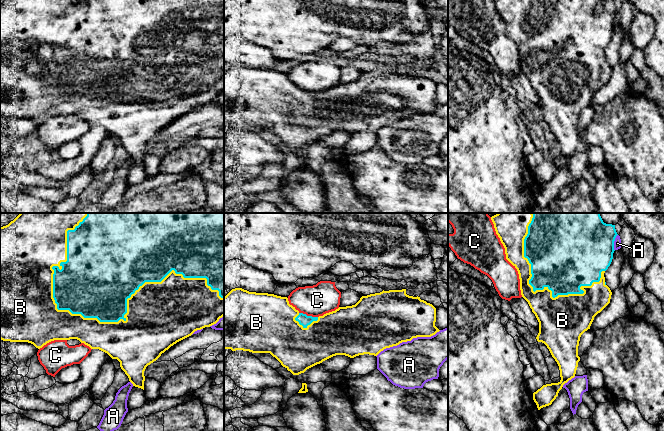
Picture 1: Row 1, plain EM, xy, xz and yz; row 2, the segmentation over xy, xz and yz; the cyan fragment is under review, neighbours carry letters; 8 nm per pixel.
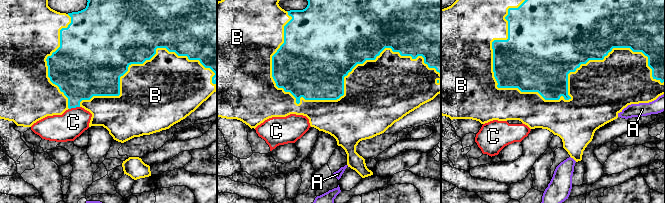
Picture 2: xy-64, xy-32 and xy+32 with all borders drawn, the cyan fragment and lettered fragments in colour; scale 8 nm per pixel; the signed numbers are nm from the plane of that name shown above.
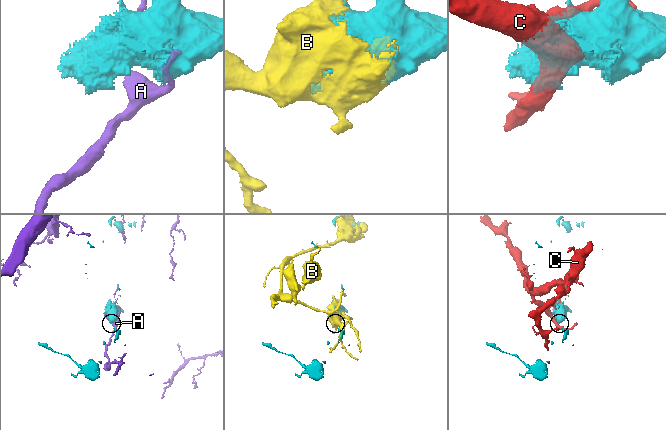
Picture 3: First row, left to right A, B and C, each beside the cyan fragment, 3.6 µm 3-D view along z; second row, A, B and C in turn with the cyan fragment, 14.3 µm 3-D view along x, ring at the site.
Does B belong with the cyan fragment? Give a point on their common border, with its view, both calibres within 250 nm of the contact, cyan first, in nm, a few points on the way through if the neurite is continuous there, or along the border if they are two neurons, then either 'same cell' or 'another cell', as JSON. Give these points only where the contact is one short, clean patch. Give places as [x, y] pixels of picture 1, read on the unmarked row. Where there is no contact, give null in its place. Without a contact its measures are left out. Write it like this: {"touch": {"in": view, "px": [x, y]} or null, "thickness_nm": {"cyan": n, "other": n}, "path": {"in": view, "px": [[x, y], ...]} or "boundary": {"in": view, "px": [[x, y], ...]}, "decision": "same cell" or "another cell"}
{"touch": {"in": "xy", "px": [126, 86]}, "thickness_nm": {"cyan": 420, "other": 500}, "decision": "same cell"}

